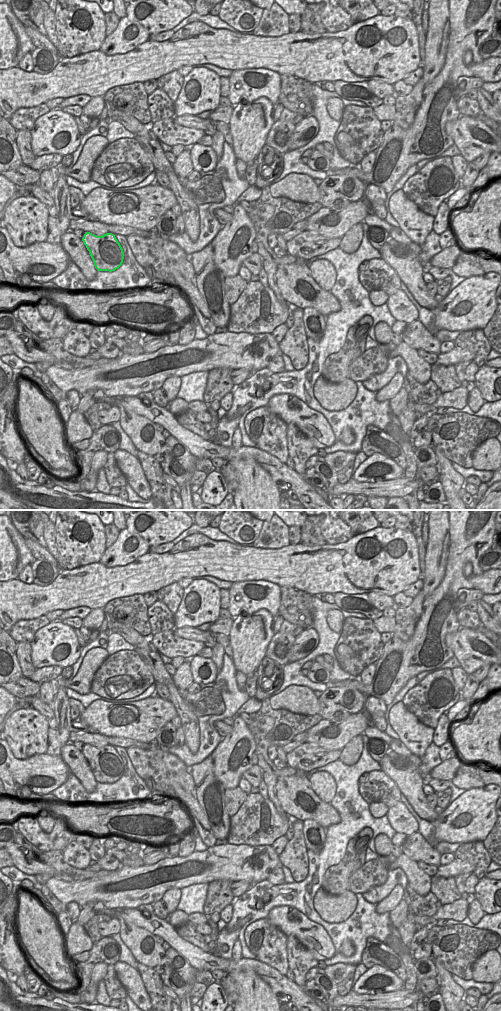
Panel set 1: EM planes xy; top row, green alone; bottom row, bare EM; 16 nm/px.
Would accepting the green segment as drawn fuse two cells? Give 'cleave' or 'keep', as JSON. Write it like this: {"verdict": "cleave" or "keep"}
{"verdict": "cleave"}

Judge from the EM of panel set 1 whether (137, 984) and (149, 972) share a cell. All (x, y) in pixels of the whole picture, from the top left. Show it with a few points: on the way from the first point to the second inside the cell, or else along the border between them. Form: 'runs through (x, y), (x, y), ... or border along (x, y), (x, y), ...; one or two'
border along (136, 969), (151, 1000); two

